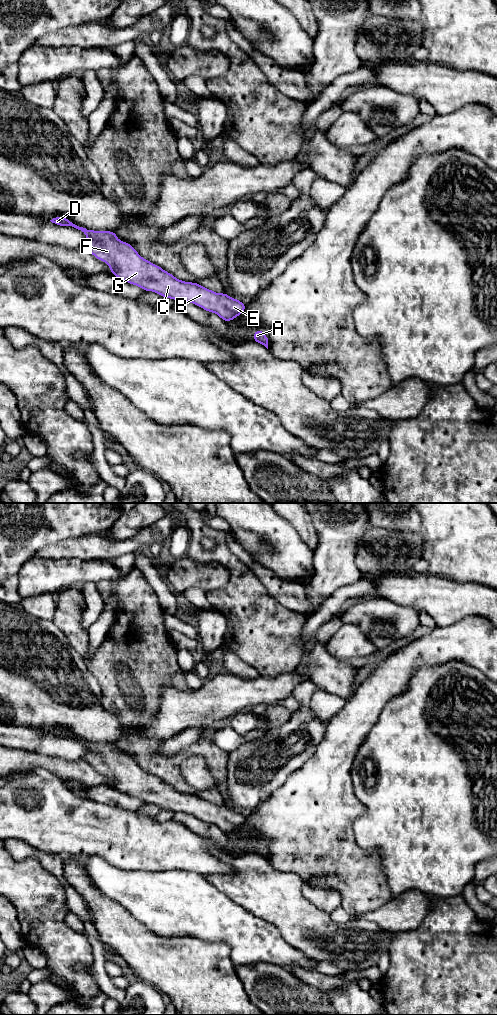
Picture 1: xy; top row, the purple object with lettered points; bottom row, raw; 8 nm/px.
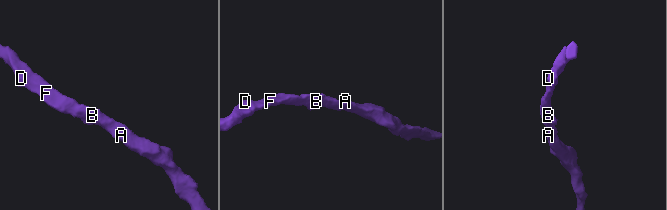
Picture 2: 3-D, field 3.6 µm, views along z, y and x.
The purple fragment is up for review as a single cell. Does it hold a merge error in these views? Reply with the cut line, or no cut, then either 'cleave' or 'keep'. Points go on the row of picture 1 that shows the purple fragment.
cut none; keep

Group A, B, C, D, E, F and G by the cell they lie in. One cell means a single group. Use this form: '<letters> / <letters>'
A B C D E F G

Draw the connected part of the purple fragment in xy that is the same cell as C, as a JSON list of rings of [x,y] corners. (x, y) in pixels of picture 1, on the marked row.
[[[61,216],[50,221],[58,226],[72,226],[81,230],[87,236],[85,248],[89,253],[109,264],[111,274],[144,291],[153,291],[174,301],[193,303],[207,312],[216,313],[225,322],[235,319],[246,309],[244,303],[225,292],[218,294],[198,283],[175,278],[160,266],[142,258],[129,243],[120,241],[116,232],[88,230]]]

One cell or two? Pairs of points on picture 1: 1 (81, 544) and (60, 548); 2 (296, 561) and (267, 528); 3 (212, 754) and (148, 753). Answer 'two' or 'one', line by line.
1: one
2: one
3: one

